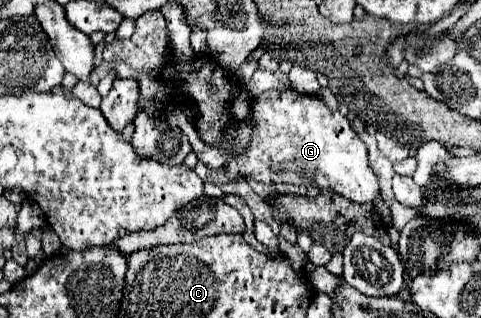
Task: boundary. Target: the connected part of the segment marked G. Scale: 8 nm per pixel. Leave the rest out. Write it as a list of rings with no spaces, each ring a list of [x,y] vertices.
[[[268,91],[254,97],[248,121],[256,123],[256,133],[248,151],[224,169],[230,177],[250,177],[262,183],[292,183],[330,189],[358,205],[374,205],[380,197],[380,179],[368,165],[364,141],[354,133],[350,121],[328,109],[314,95],[298,91]]]

